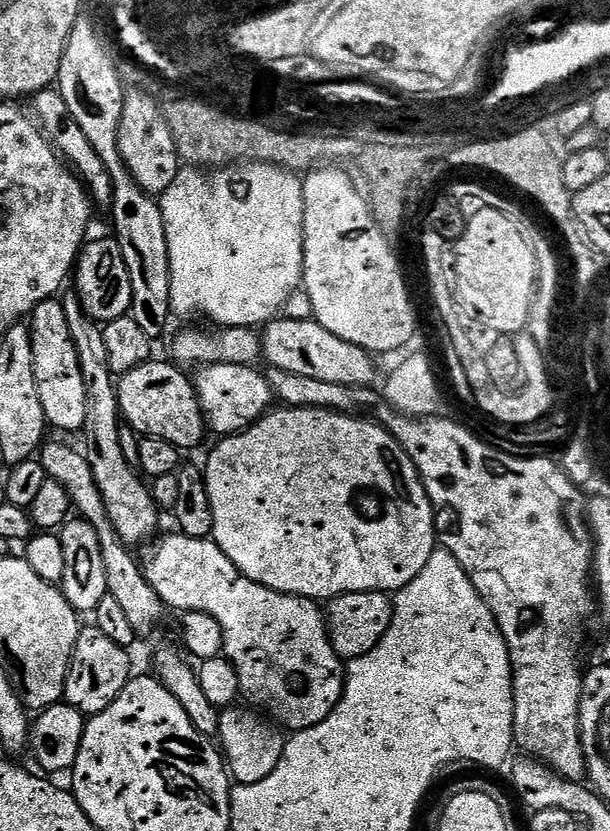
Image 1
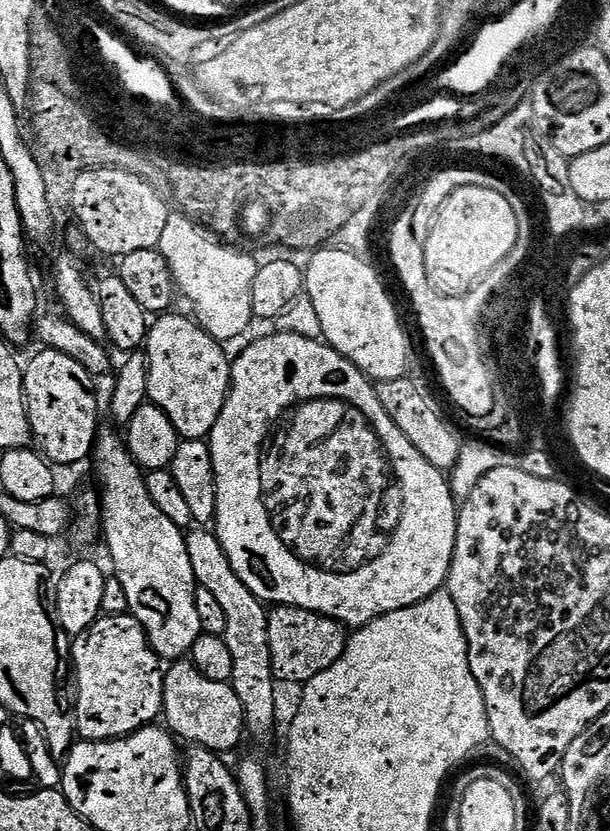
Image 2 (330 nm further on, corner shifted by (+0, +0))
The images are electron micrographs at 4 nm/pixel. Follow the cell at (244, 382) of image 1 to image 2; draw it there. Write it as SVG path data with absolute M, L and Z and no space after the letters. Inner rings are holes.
M160 314L148 329L146 355L148 358L148 400L170 418L174 430L181 440L202 440L211 437L214 426L222 414L222 406L232 387L232 364L230 356L224 353L225 345L214 339L209 332L200 327L191 315L172 316Z

